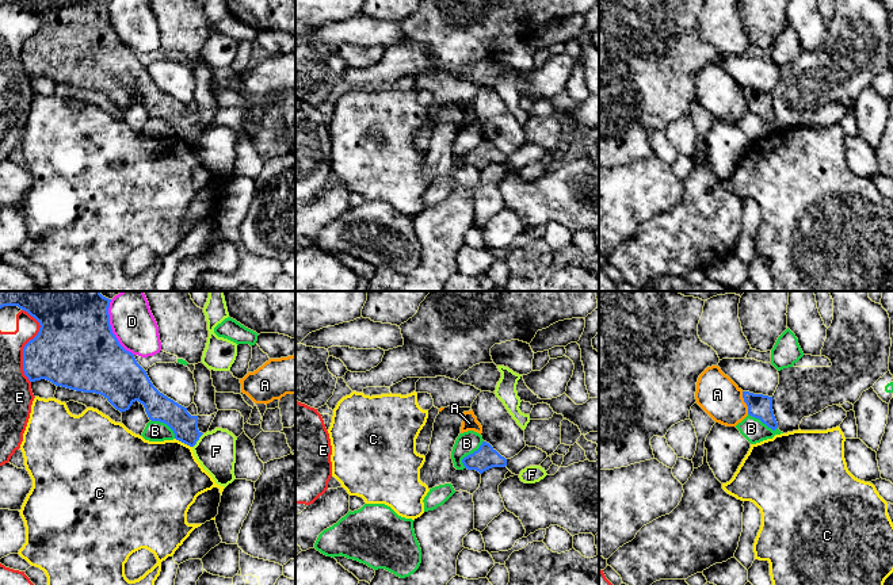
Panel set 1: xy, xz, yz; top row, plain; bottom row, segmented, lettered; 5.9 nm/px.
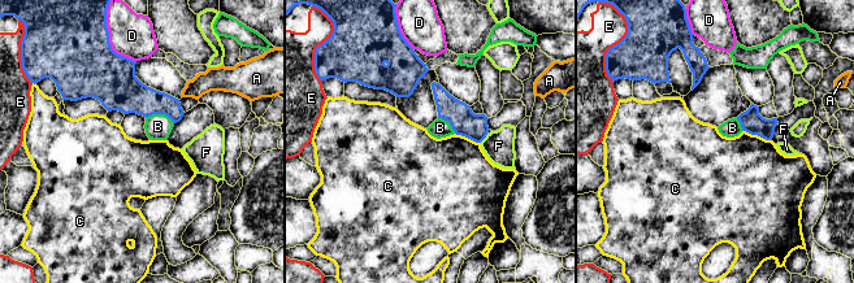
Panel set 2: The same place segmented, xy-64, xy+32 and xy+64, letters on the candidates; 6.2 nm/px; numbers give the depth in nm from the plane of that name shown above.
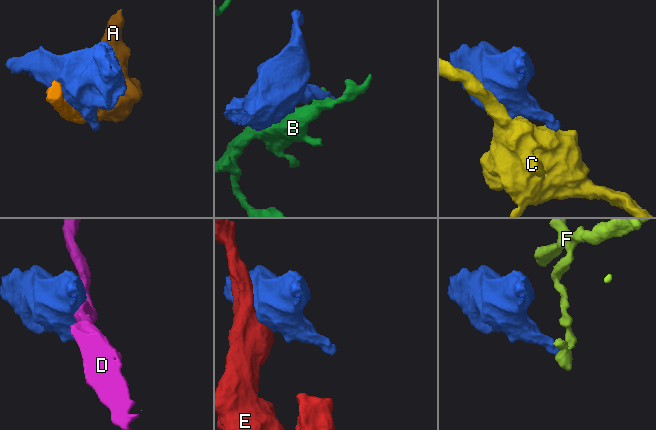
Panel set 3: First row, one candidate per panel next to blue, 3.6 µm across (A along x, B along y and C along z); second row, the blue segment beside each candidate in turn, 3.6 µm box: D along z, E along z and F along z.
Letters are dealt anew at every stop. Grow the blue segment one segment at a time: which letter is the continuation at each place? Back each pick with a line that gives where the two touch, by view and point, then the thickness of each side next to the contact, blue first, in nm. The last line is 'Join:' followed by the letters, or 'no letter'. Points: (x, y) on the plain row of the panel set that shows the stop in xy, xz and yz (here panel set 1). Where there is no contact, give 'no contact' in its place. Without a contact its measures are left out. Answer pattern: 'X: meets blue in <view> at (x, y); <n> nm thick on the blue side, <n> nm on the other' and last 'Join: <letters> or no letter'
Join: no letter

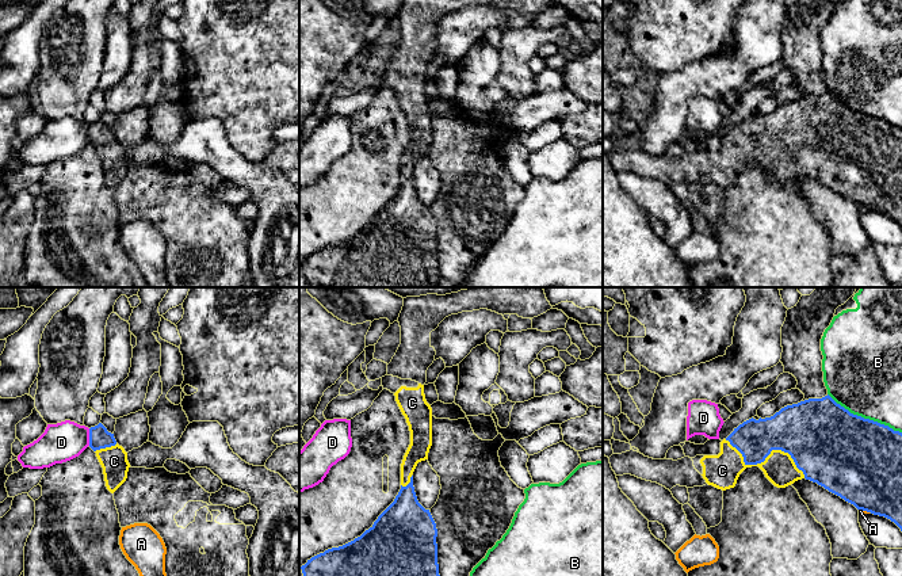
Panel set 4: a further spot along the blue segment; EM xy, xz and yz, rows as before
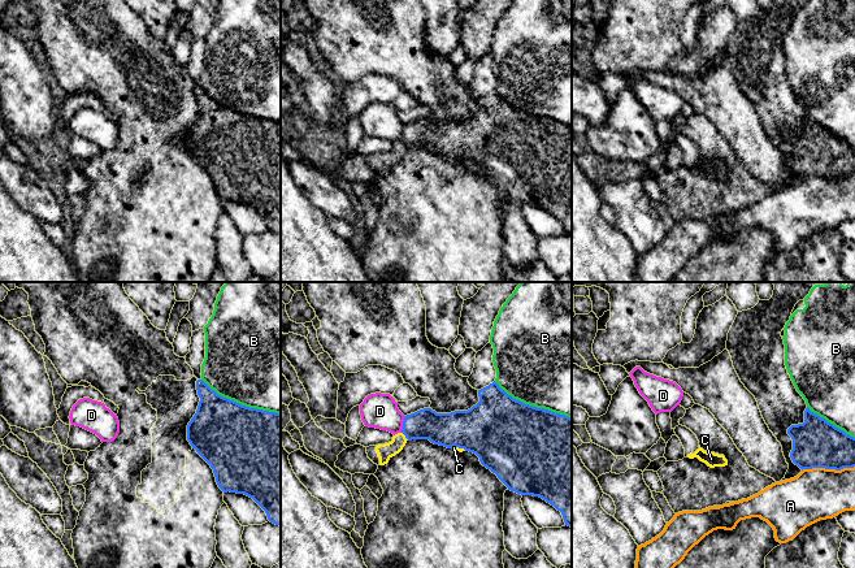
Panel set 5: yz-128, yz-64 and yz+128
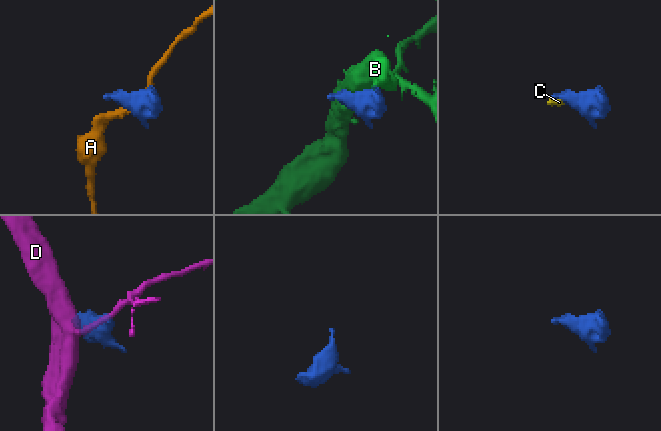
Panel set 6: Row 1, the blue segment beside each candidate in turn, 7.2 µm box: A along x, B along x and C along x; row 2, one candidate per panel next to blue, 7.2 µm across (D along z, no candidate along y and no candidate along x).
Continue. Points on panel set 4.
C: meets blue in yz at (765, 153); 300 nm thick on the blue side, 190 nm on the other
Join: C

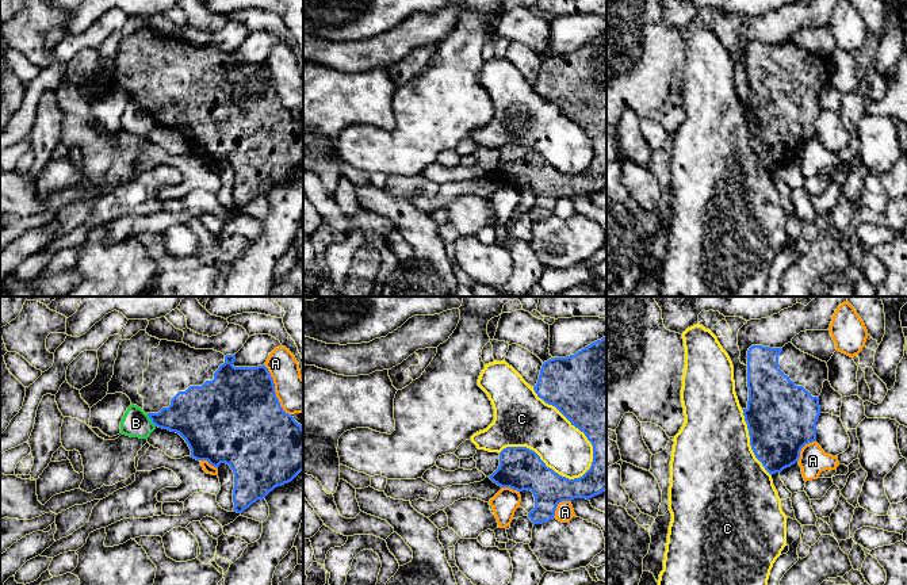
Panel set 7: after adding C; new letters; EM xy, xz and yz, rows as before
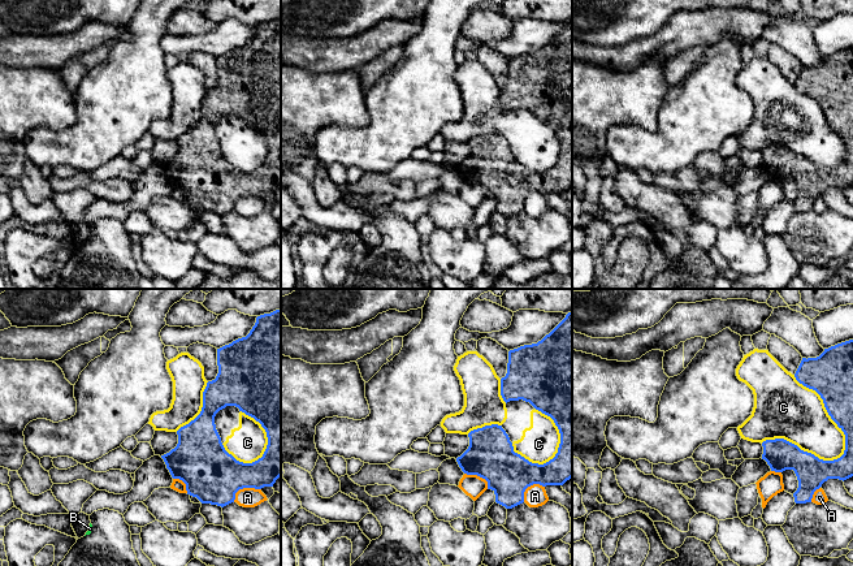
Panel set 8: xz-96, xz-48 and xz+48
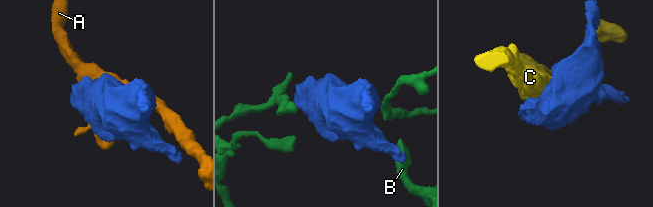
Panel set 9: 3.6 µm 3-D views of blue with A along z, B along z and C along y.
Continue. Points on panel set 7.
Join: no letter

